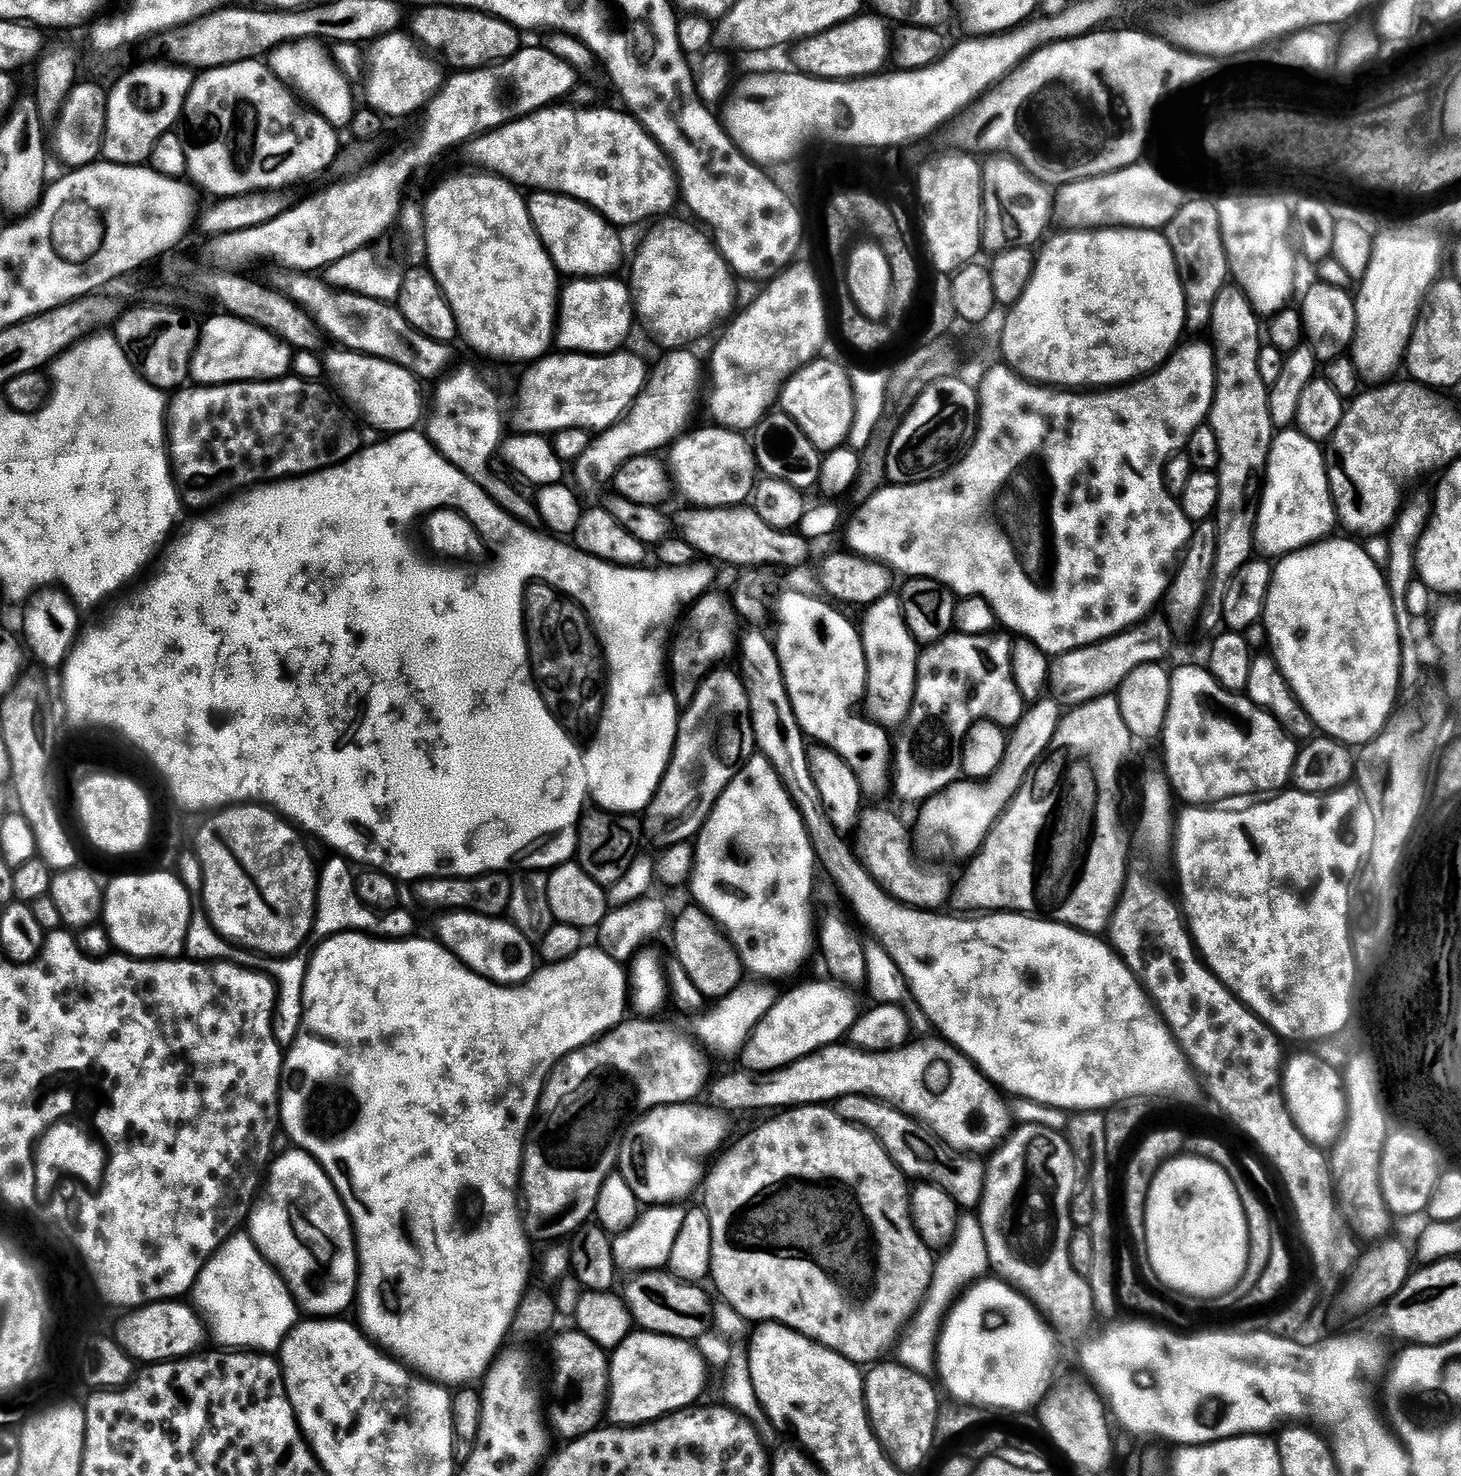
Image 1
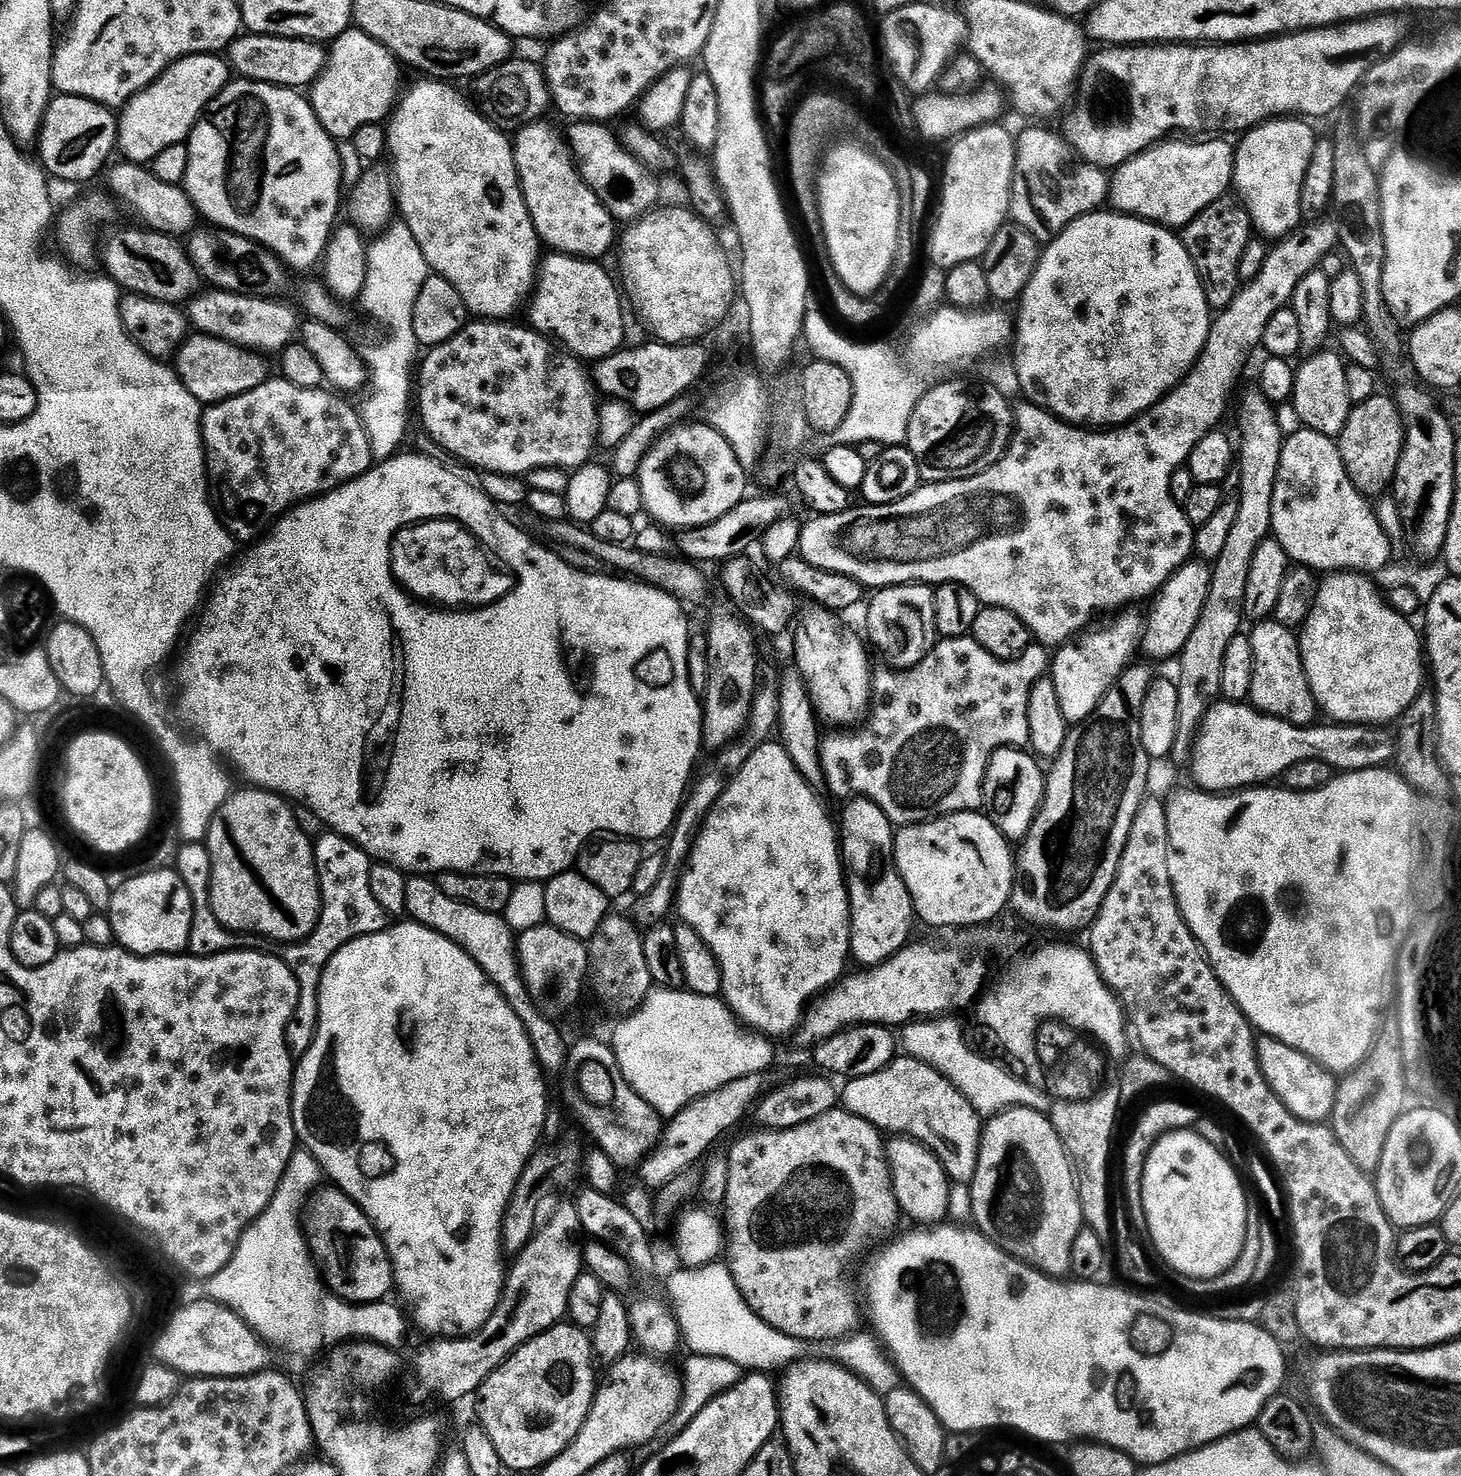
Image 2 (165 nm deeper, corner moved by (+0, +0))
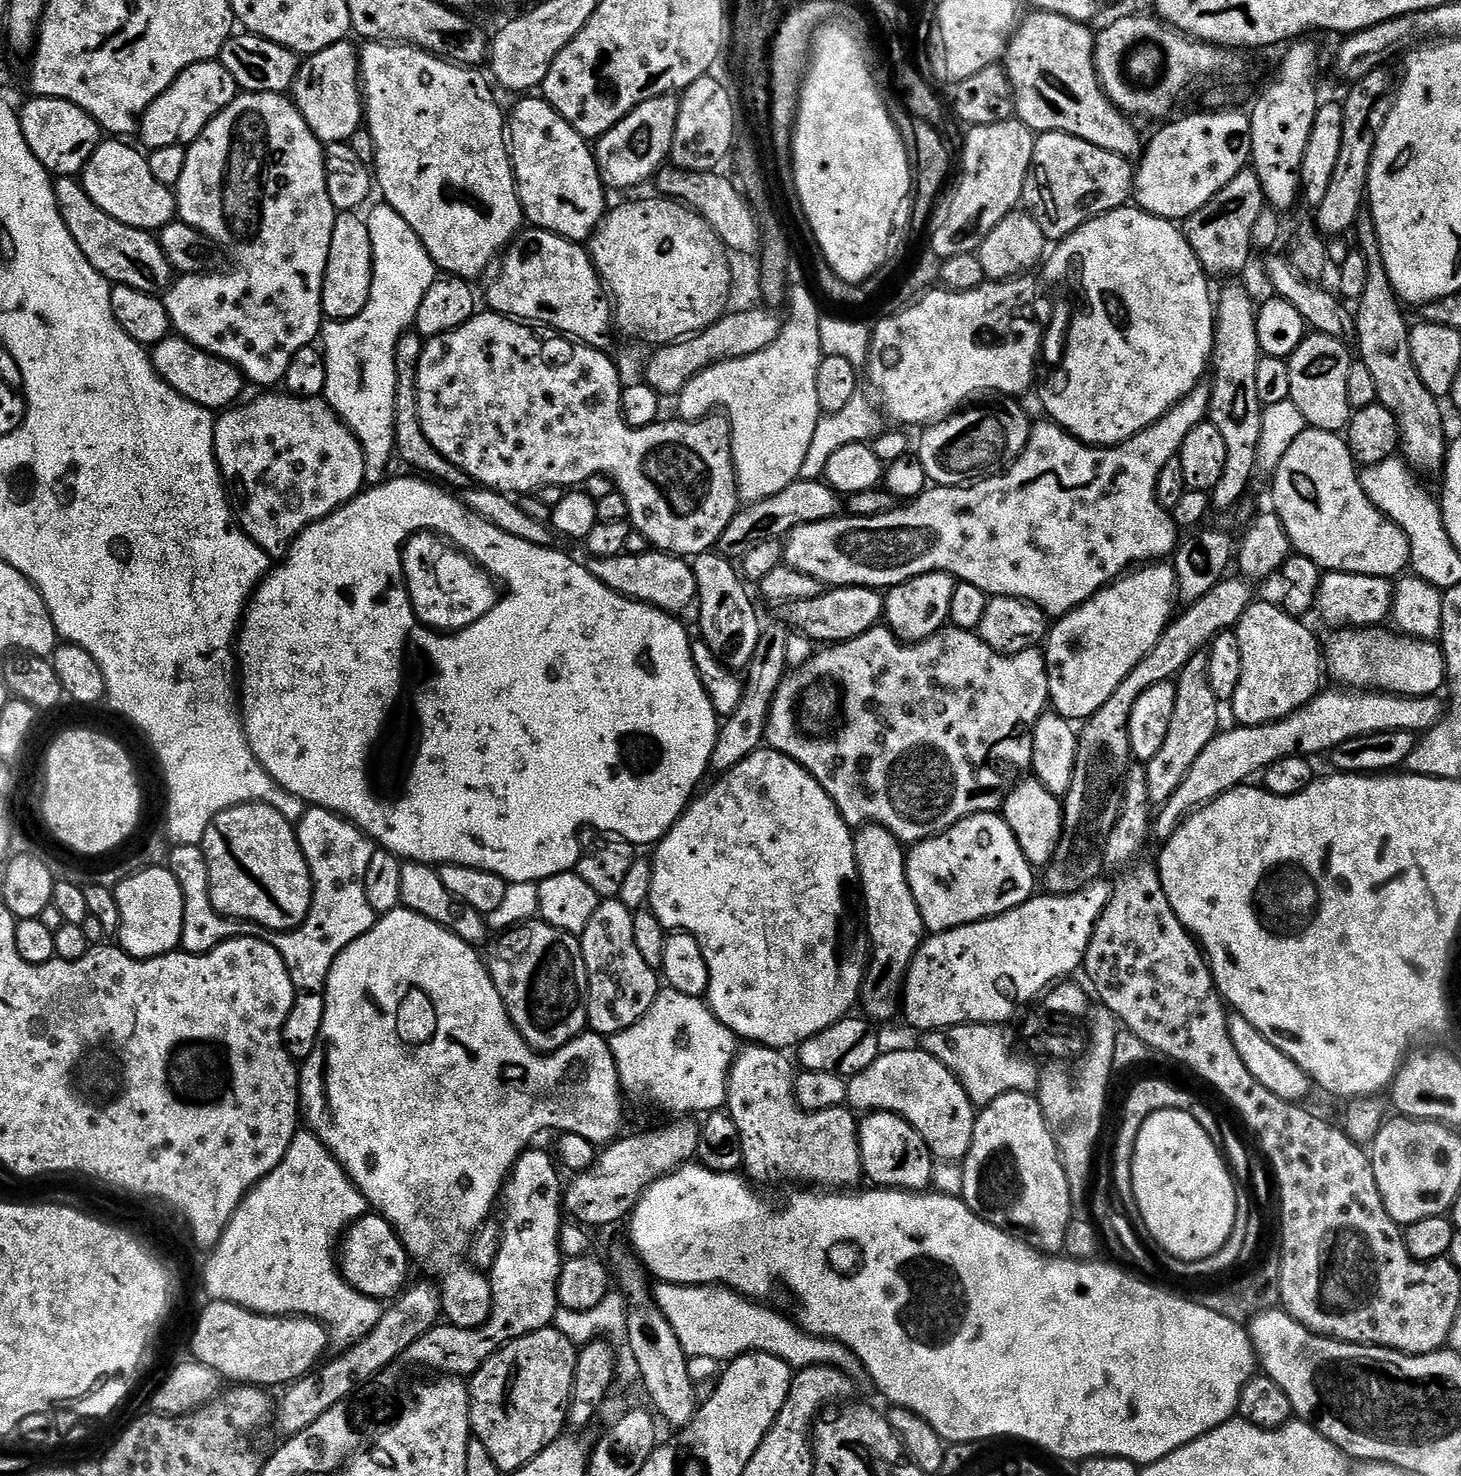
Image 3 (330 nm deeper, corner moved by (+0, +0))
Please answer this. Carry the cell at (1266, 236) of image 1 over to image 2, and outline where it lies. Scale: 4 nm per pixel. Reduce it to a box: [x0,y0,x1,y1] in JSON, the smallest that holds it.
[1234,124,1316,238]

